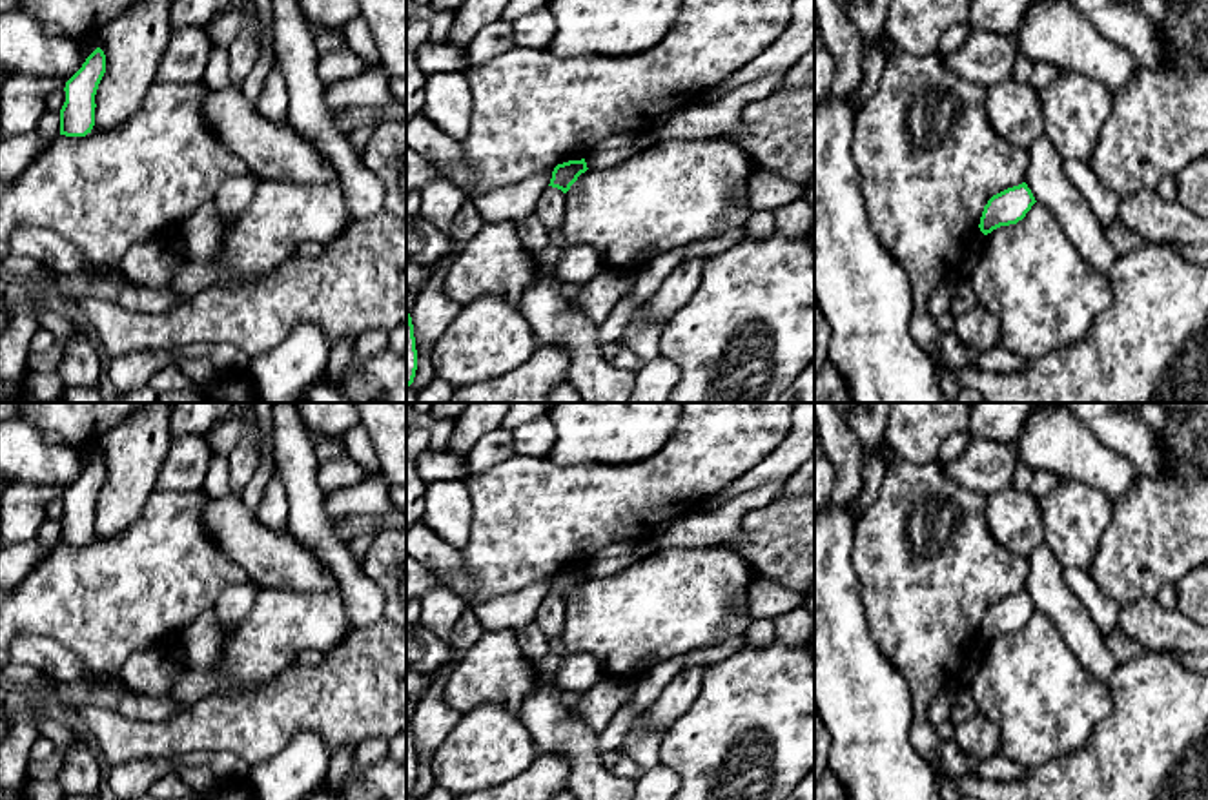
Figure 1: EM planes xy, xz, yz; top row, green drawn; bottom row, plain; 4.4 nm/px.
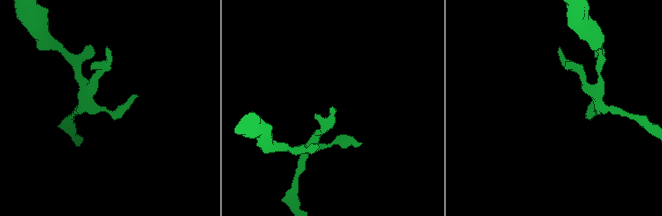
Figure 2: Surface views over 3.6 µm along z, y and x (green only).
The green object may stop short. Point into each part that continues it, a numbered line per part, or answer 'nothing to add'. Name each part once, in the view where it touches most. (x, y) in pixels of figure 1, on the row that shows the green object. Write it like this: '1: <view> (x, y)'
nothing to add

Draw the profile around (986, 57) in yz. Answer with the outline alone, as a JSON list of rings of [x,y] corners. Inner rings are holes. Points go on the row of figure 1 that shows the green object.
[[[971,27],[964,46],[940,58],[951,71],[988,89],[1011,78],[1019,55],[1015,36]]]

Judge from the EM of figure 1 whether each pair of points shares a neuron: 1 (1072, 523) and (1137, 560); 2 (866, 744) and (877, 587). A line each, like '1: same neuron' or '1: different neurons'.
1: different neurons
2: different neurons

